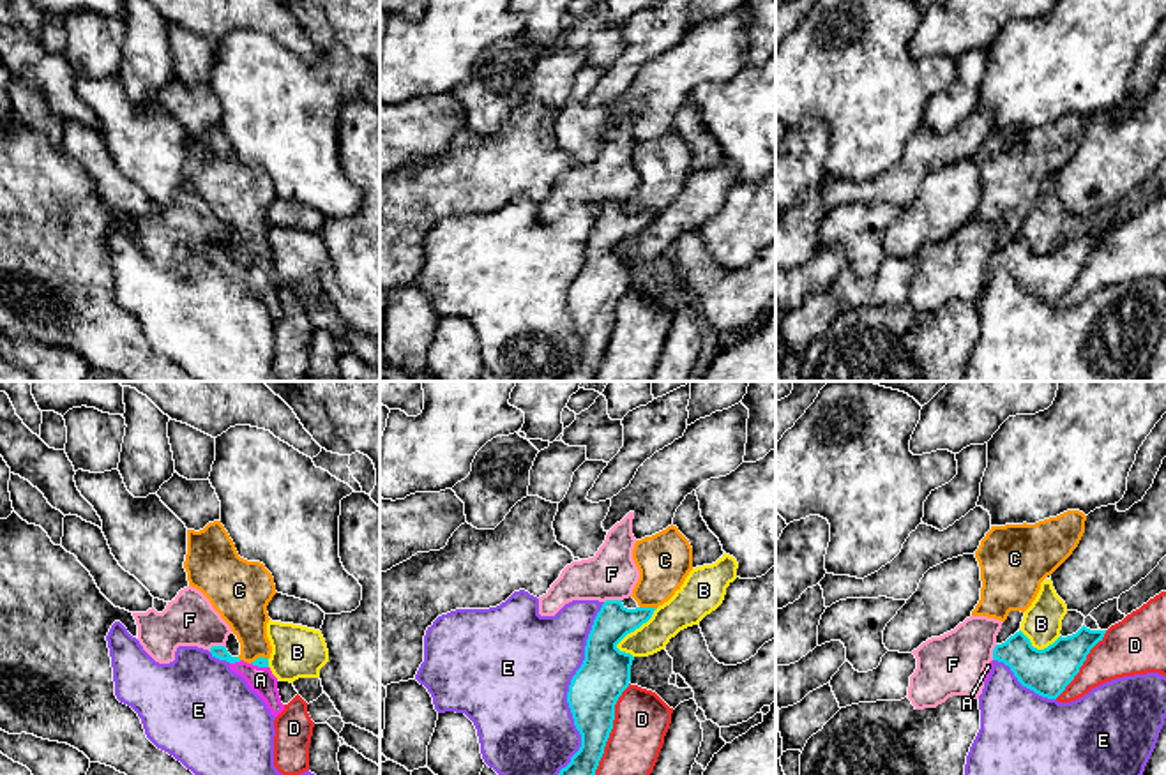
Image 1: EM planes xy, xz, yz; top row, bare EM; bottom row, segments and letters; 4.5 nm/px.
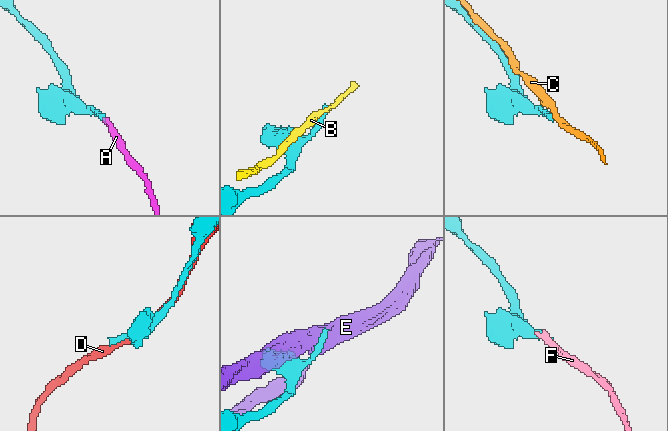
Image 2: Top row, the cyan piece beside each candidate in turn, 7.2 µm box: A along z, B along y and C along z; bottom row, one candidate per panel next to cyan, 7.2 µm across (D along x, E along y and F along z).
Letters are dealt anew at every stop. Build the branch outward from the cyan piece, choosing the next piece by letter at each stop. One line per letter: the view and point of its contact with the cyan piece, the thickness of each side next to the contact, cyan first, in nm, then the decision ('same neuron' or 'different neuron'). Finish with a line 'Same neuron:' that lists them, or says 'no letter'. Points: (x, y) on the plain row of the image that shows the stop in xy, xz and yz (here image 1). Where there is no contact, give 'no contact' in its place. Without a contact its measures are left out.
A: xy (235, 265) | 60/120 nm | same neuron
B: xz (635, 233) | 220/160 nm | different neuron
C: xz (649, 212) | 170/240 nm | different neuron
D: xz (612, 332) | 220/260 nm | different neuron
E: xz (569, 293) | 220/480 nm | different neuron
F: xy (216, 251) | 60/240 nm | different neuron
Same neuron: A

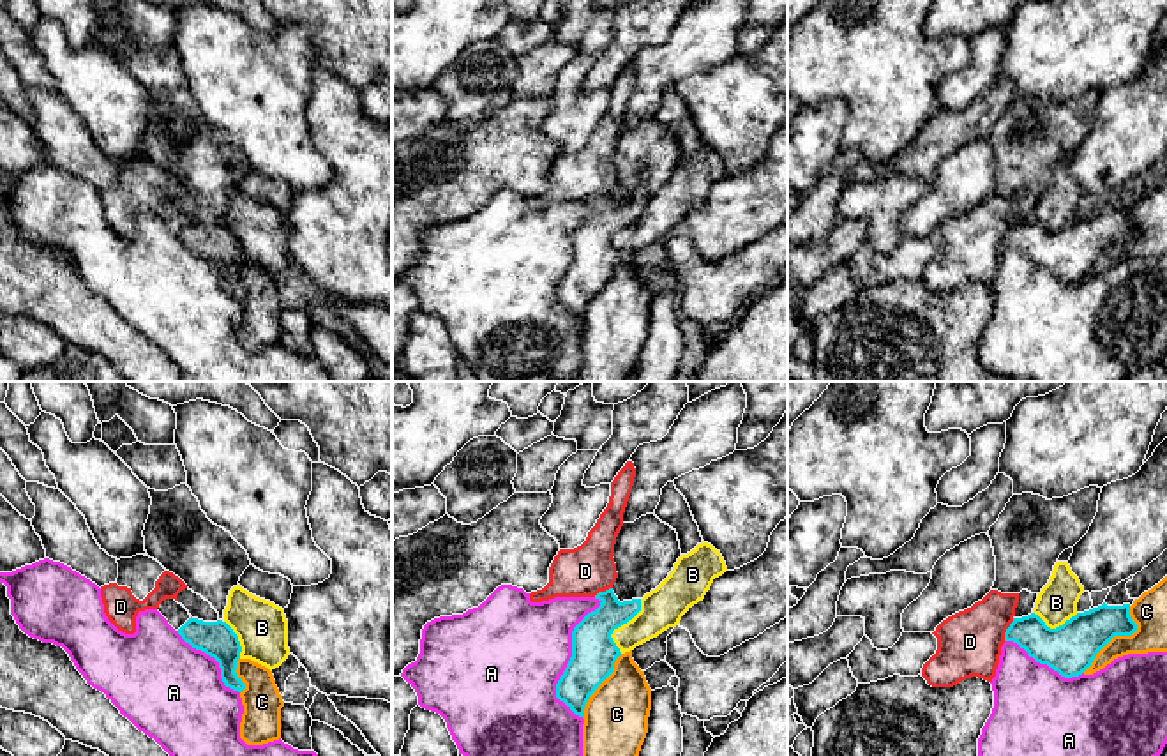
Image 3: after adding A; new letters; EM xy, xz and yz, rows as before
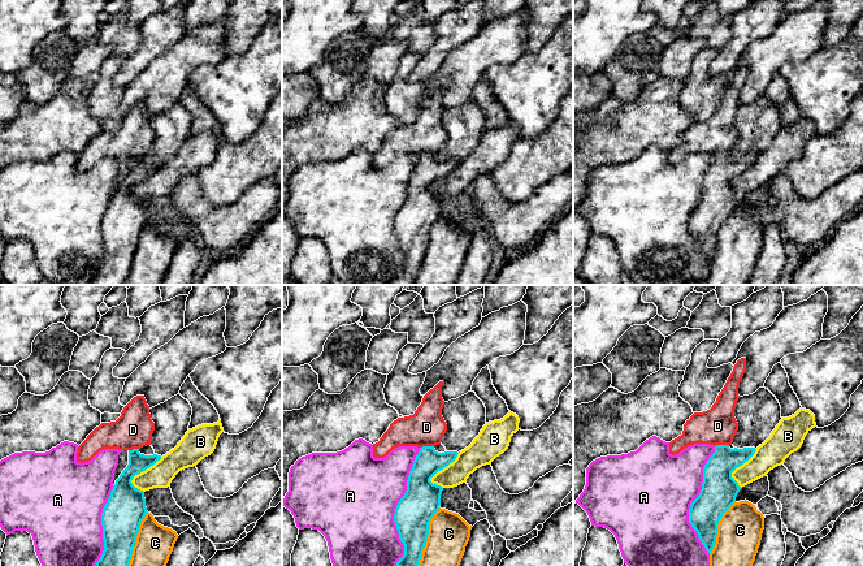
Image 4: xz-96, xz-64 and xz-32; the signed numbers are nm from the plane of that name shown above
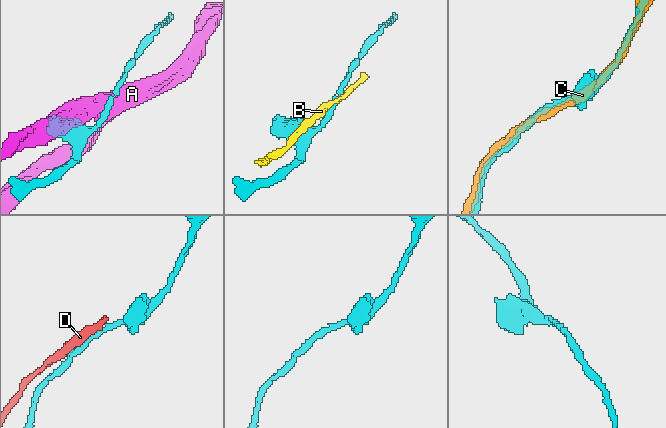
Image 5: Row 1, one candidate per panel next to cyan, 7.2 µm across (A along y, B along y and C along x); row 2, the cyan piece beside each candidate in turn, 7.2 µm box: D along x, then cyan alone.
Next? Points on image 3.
A: xz (571, 264) | 200/460 nm | different neuron
B: xz (620, 230) | 200/190 nm | different neuron
C: yz (1118, 239) | 220/160 nm | different neuron
D: yz (1007, 234) | 180/300 nm | different neuron
Same neuron: no letter

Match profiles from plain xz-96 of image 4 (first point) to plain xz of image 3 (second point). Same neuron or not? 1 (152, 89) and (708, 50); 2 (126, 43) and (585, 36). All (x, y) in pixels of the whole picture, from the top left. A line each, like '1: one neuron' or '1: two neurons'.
1: one neuron
2: one neuron

